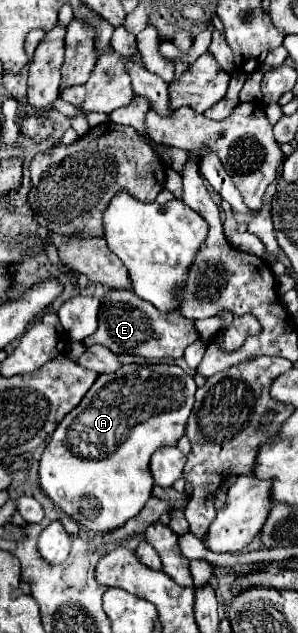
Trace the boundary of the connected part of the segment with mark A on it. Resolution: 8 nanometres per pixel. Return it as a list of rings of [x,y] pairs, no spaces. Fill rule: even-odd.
[[[122,365],[116,373],[100,373],[80,405],[62,419],[42,453],[44,493],[90,531],[106,533],[122,527],[152,497],[150,457],[158,447],[176,445],[184,435],[194,391],[194,379],[176,365]],[[108,393],[150,393],[150,399],[134,403]]]

